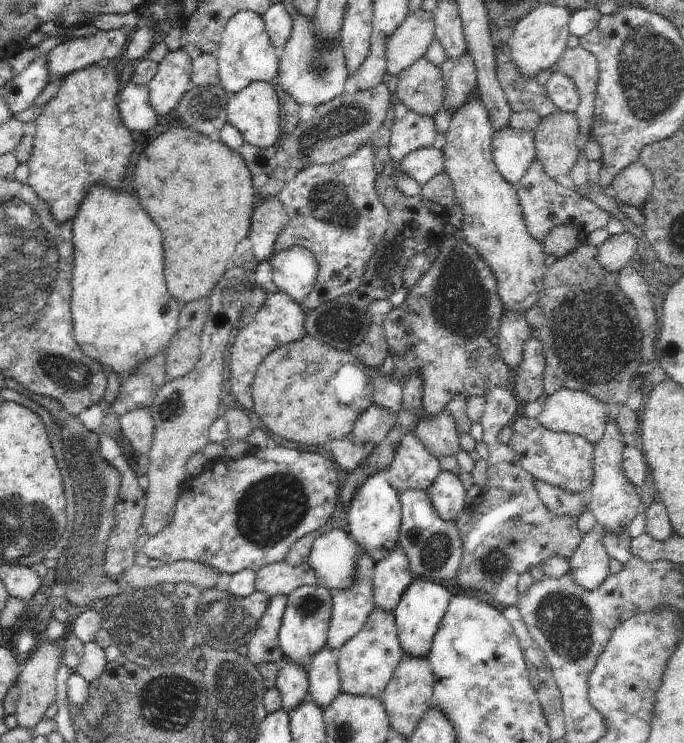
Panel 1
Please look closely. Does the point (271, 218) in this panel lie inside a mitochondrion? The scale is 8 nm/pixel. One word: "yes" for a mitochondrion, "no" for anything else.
no

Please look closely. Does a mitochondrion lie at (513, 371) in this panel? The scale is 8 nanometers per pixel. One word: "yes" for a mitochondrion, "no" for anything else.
no

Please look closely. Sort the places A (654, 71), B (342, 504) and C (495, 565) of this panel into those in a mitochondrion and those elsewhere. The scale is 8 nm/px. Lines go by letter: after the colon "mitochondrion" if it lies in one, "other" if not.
A: mitochondrion
B: other
C: mitochondrion

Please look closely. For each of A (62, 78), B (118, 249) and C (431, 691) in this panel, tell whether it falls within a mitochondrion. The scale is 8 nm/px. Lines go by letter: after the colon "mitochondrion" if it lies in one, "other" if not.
A: other
B: other
C: other

